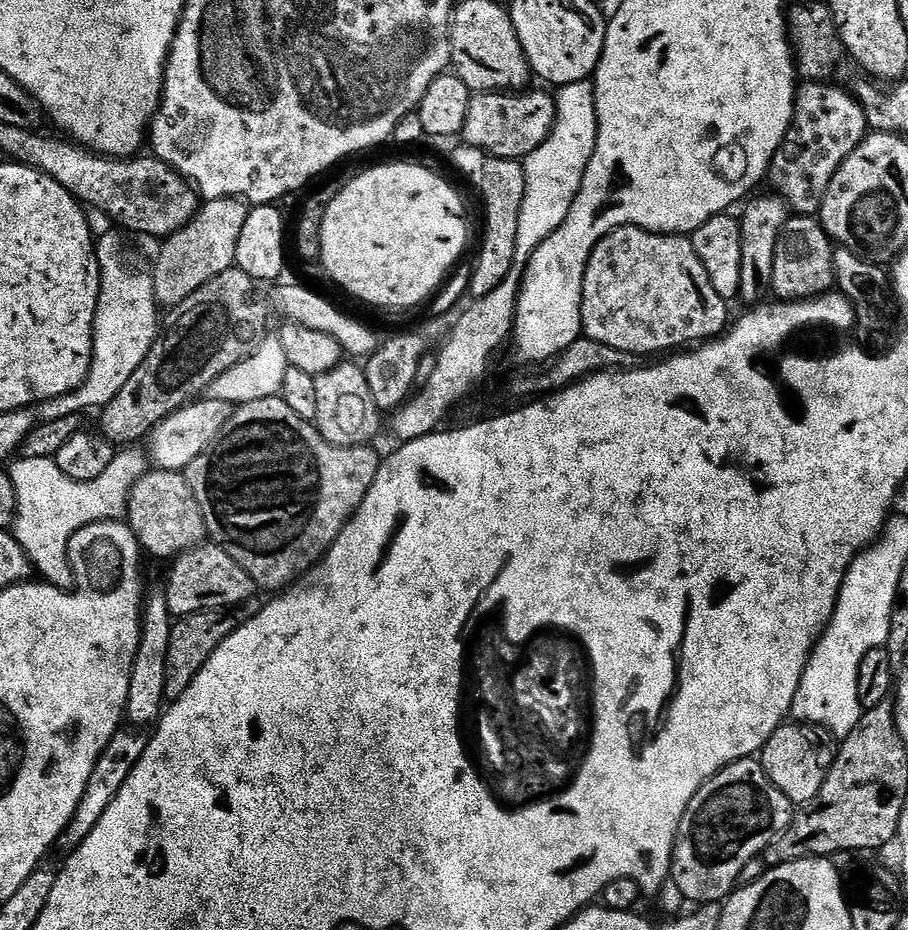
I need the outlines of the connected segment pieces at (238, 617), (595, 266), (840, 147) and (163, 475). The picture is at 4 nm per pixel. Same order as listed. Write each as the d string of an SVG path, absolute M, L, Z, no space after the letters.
M253 598L242 602L239 606L202 610L179 617L170 630L170 650L166 653L165 701L177 700L190 686L190 682L194 682L198 670L202 670L202 666L210 662L210 654L214 654L214 650L218 650L218 646L222 646L222 642L226 642L230 634L237 632L246 621L259 614L264 605L263 599Z
M629 226L602 238L590 254L582 286L580 327L583 335L594 342L648 358L651 352L668 354L721 335L730 324L728 308L718 290L710 286L710 274L706 274L706 266L702 266L702 258L698 258L687 235L661 236Z
M804 82L797 87L796 112L792 115L792 125L768 167L766 180L767 183L772 183L771 191L781 196L793 213L801 216L815 217L819 213L834 174L842 166L842 162L846 162L846 158L854 154L854 150L870 131L866 114L855 96L847 87L835 88L834 85L832 82Z
M159 467L138 478L134 490L130 490L126 523L136 535L141 549L165 562L186 550L197 548L205 543L208 536L198 498L194 498L194 490L190 490L187 475L183 471L168 471Z

